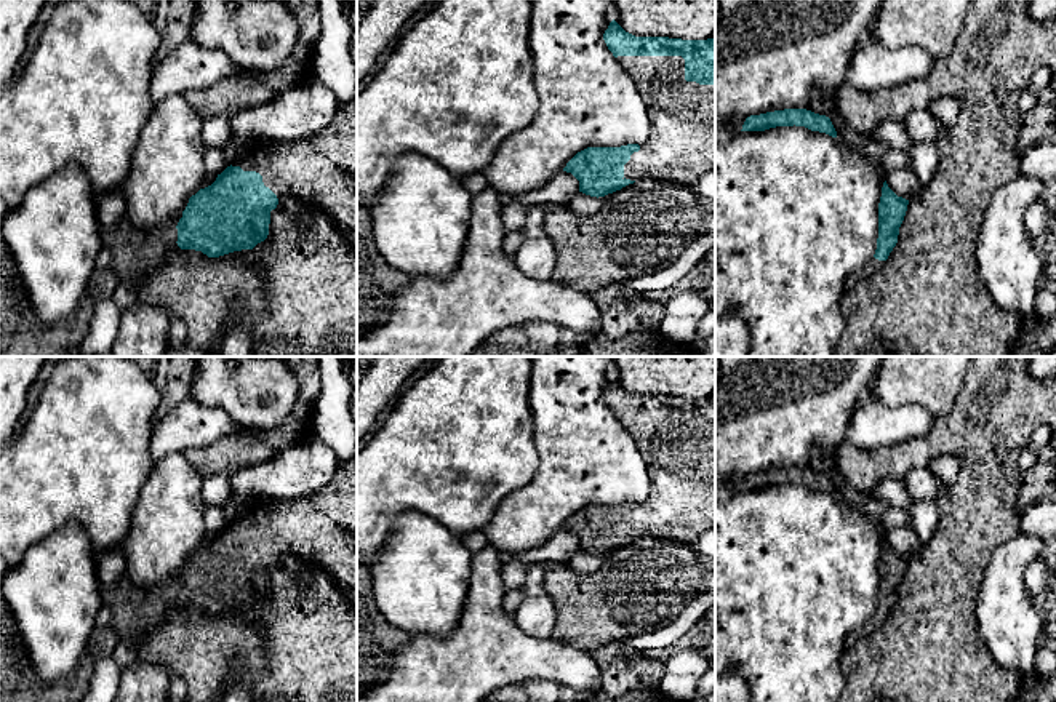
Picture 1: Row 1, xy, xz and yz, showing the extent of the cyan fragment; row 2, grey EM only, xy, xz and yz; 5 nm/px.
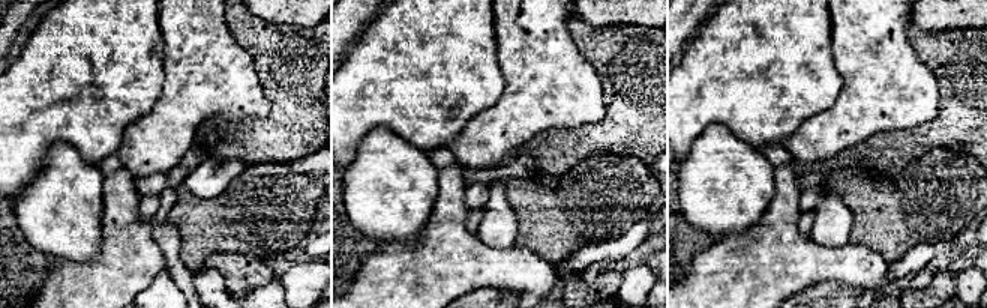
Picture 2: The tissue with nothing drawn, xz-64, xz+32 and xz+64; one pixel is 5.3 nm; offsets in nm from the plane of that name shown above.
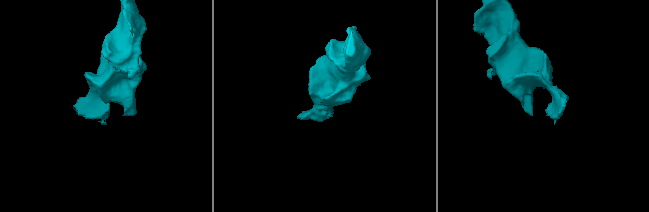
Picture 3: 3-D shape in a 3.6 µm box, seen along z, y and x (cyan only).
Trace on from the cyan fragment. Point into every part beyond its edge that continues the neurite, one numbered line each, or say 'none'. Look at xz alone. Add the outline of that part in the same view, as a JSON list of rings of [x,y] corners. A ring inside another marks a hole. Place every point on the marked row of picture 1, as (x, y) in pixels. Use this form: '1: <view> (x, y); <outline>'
1: xz (680, 147); [[[682,56],[616,61],[637,85],[651,122],[650,136],[624,165],[624,177],[693,185],[715,171],[715,85],[686,82]]]

